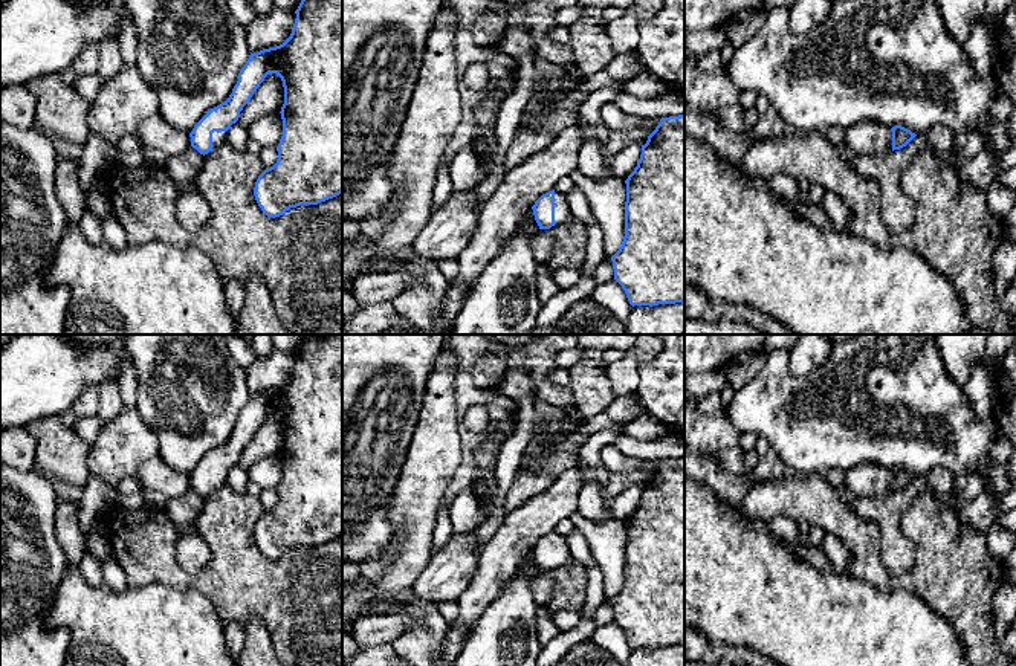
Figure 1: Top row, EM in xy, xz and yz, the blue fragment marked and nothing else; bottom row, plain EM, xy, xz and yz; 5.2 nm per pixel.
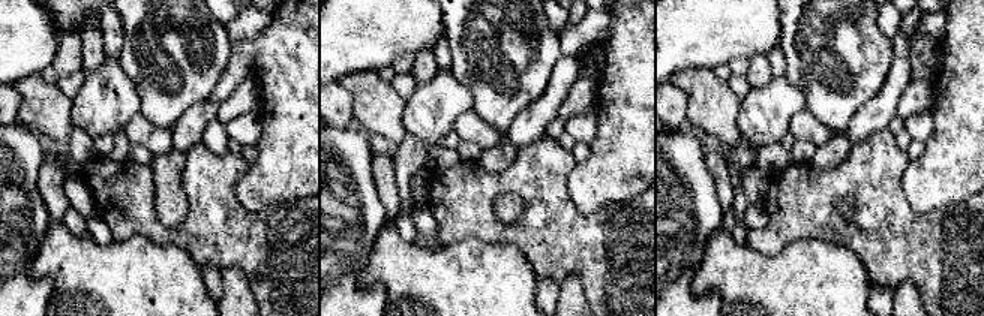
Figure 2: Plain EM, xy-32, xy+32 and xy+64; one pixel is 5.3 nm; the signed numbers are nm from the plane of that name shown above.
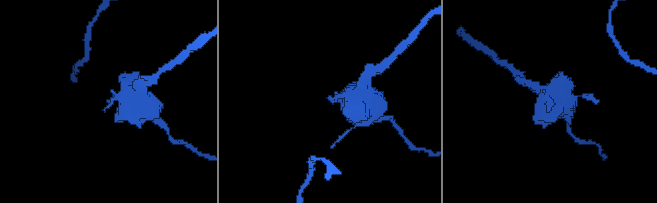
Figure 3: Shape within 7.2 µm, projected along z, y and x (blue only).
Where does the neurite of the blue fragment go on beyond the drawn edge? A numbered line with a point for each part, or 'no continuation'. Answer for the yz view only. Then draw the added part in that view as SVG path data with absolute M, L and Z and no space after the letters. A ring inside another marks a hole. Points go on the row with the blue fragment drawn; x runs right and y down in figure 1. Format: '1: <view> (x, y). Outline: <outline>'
no continuation

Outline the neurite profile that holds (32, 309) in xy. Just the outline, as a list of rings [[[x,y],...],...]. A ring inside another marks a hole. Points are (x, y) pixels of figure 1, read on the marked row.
[[[0,122],[0,335],[64,335],[64,316],[70,301],[70,290],[64,286],[50,289],[44,283],[57,246],[69,226],[66,211],[55,196],[55,168],[58,159],[52,137],[38,127],[17,128],[6,122]]]

